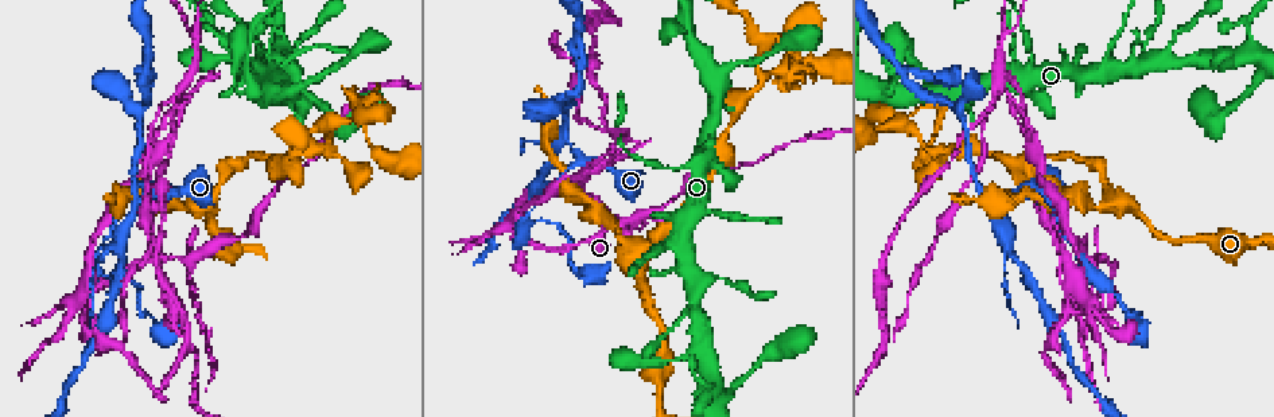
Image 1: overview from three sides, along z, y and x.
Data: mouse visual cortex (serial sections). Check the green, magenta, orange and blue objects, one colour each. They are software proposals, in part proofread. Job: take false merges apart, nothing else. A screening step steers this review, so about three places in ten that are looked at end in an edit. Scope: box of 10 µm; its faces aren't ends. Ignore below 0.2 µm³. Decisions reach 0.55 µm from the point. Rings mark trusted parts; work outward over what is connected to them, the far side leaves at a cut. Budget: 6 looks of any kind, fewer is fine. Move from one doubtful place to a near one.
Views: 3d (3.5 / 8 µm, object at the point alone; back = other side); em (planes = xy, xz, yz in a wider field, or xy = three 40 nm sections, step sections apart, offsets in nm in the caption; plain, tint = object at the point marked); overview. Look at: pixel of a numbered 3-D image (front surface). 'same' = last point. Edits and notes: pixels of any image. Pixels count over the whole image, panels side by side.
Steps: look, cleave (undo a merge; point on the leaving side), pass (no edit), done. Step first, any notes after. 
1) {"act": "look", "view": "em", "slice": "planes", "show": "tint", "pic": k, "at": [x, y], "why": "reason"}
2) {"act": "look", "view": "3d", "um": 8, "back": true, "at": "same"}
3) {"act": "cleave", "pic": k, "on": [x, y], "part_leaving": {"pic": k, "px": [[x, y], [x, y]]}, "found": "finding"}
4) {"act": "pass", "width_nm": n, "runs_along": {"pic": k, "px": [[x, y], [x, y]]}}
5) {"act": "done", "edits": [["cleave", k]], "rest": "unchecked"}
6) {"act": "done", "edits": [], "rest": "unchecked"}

{"act": "look", "view": "3d", "um": 3.5, "pic": 1, "at": [577, 173], "why": "three-way junction"}

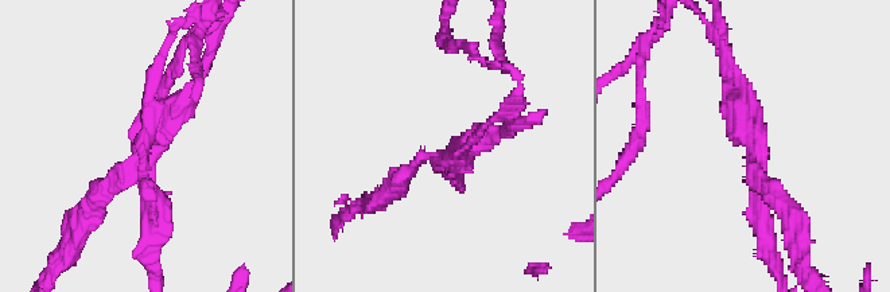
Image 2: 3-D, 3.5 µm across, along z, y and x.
{"act": "look", "view": "em", "slice": "xy", "step": 5, "show": "tint", "pic": 2, "at": [752, 169], "why": "shape alone is not enough"}

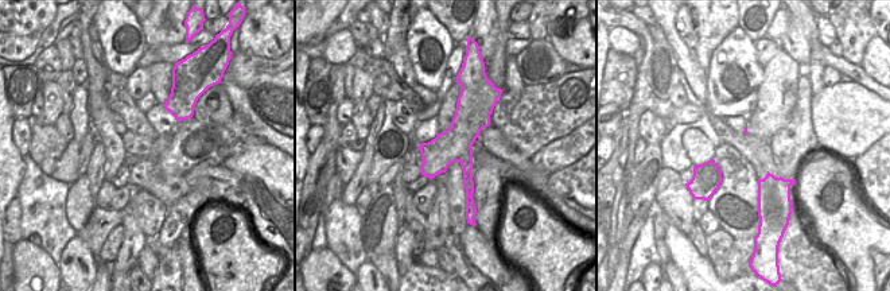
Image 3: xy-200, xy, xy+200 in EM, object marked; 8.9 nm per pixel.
{"act": "cleave", "pic": 2, "on": [393, 174], "arm_widths_nm": [250, 250, 300], "part_leaving": {"pic": 2, "px": [[443, 155], [423, 158], [365, 206]]}, "found": "a second cell is stuck on"}

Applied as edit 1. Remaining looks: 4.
{"act": "look", "view": "3d", "um": 3.5, "pic": 1, "at": [685, 240], "why": "a fork"}

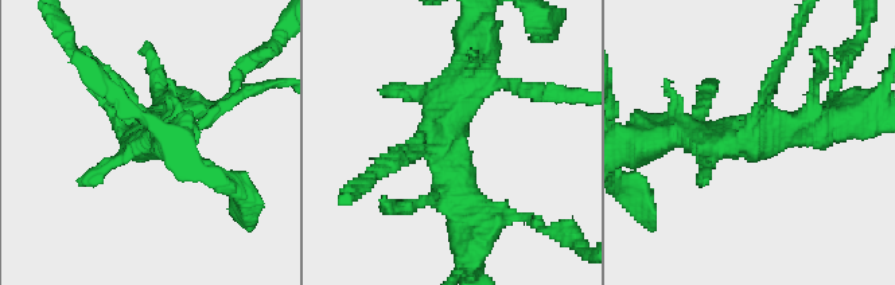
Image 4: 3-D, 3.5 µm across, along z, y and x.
{"act": "look", "view": "em", "slice": "planes", "show": "tint", "pic": 4, "at": [446, 139]}

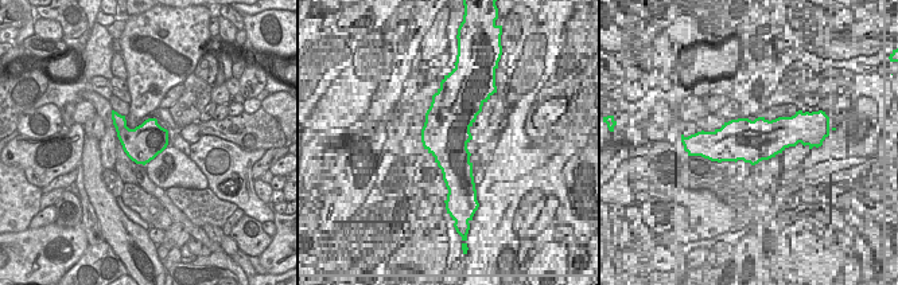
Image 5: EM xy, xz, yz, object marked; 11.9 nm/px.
{"act": "pass", "runs_along": {"pic": 4, "px": [[474, 55], [448, 121], [460, 221]]}, "found": "all the same cell"}

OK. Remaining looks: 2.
{"act": "look", "view": "3d", "um": 3.5, "back": true, "pic": 1, "at": [1247, 53], "why": "small branch off a trunk"}

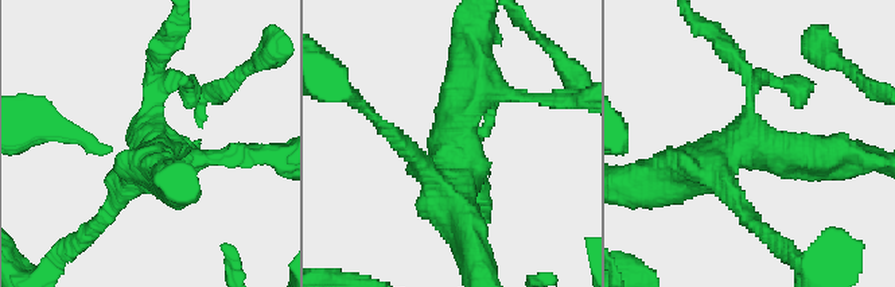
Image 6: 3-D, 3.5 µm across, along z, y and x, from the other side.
{"act": "look", "view": "em", "slice": "xy", "step": 5, "show": "tint", "pic": 6, "at": [754, 147], "why": "shape alone is not enough"}

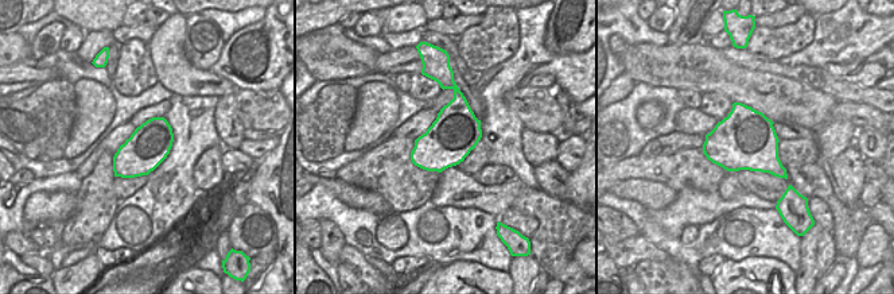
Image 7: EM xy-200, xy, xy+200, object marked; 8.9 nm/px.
{"act": "pass", "arm_widths_nm": [150, 350, 400, 450], "found": "all the same cell"}

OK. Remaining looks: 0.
{"act": "done", "edits": [["cleave", 2]], "rest": "unchecked"}

